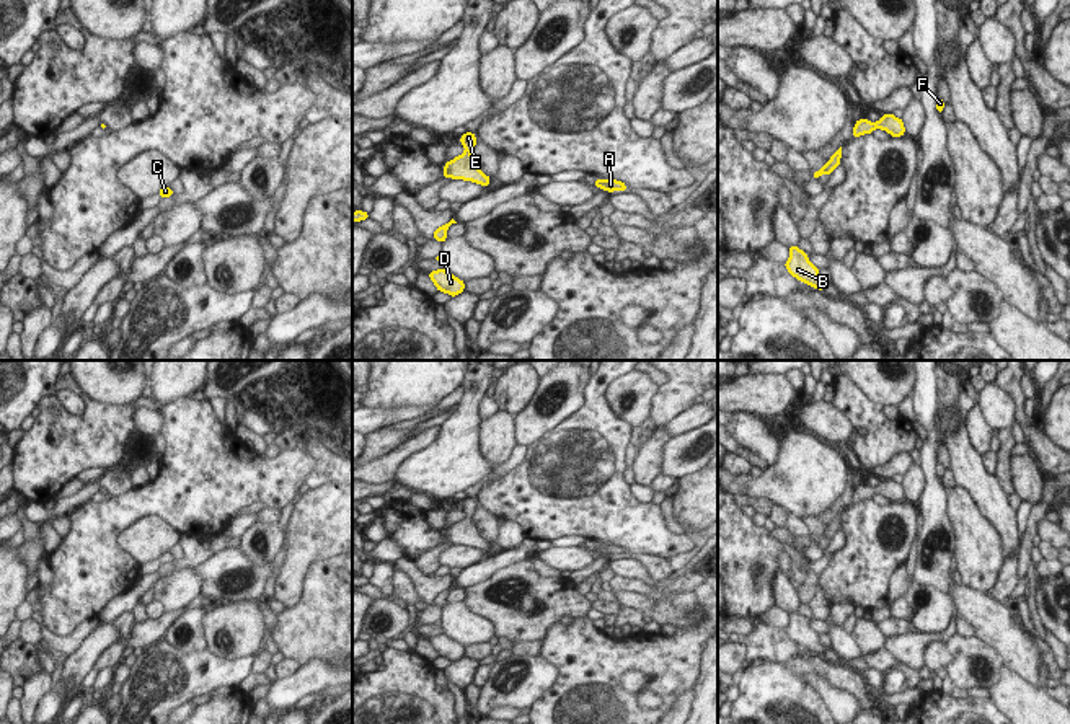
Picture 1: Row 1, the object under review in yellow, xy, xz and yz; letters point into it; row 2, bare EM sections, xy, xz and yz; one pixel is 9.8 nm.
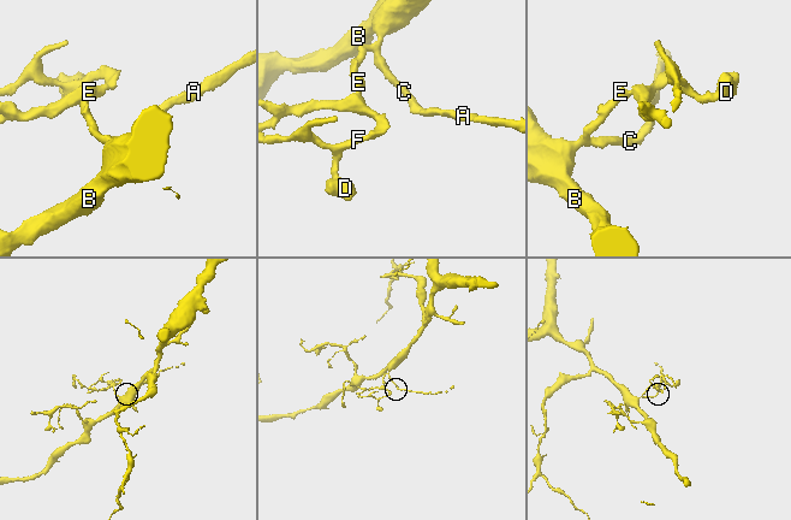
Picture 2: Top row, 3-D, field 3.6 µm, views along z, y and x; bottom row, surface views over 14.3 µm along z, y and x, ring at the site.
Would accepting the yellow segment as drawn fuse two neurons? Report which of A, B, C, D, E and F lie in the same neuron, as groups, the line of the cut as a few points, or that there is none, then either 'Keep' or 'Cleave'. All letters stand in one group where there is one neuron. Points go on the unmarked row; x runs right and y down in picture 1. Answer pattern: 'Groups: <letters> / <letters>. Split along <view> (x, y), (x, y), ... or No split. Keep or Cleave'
Groups: A B C D E F. No split. Keep

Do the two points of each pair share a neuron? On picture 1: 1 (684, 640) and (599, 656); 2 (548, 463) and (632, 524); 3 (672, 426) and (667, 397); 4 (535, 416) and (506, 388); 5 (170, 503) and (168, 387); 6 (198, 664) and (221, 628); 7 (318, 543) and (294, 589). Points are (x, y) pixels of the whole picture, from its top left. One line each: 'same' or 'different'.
1: same
2: same
3: different
4: different
5: different
6: different
7: same

